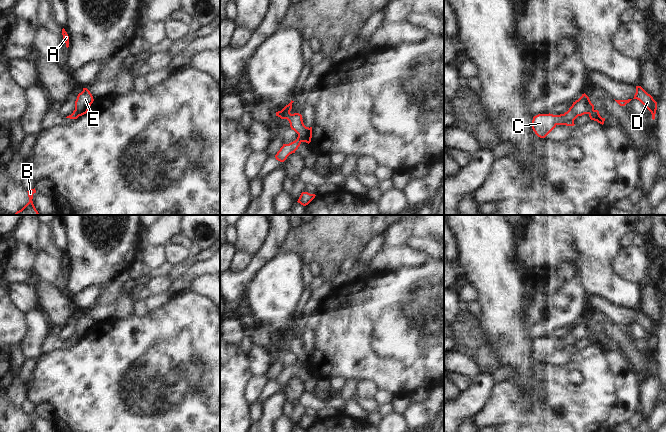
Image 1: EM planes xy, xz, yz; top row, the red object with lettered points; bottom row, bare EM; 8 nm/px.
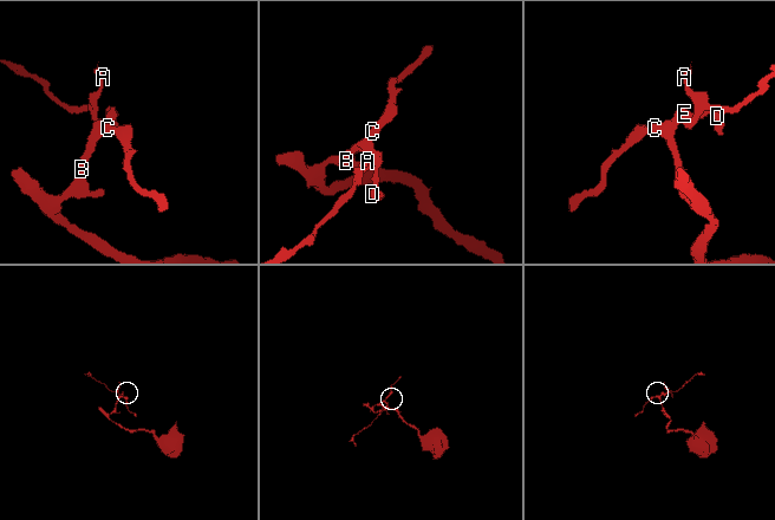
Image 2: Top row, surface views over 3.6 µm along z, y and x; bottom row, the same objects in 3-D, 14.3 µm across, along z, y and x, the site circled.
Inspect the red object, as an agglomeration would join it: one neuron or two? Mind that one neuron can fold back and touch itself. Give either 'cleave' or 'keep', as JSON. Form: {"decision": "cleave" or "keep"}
{"decision": "cleave"}

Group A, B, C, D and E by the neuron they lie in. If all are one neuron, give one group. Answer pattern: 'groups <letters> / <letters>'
groups A / B C D E

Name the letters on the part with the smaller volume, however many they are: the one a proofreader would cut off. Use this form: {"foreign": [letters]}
{"foreign": ["A"]}

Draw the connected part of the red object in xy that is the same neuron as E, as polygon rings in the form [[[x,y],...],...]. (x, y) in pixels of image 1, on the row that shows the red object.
[[[83,88],[83,91],[78,94],[75,101],[75,111],[77,115],[82,116],[86,114],[93,101],[94,99],[90,91],[87,88]]]

